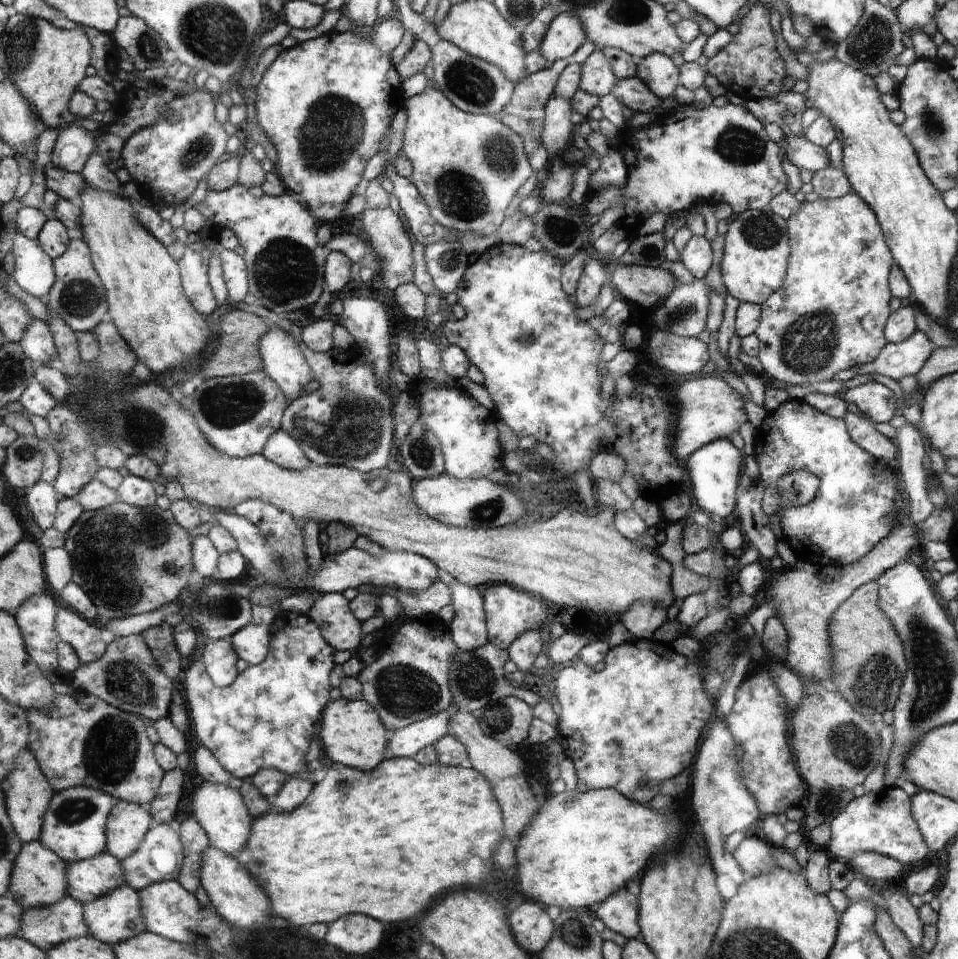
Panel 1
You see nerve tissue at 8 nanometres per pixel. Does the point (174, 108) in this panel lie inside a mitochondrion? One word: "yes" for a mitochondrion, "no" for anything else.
no

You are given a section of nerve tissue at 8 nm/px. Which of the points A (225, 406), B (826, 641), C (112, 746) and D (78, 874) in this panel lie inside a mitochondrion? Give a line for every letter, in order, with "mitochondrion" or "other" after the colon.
A: mitochondrion
B: other
C: mitochondrion
D: other

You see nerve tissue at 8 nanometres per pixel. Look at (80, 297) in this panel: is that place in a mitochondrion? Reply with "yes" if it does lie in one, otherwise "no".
yes

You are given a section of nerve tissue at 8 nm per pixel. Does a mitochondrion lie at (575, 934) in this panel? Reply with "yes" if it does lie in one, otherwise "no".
yes

